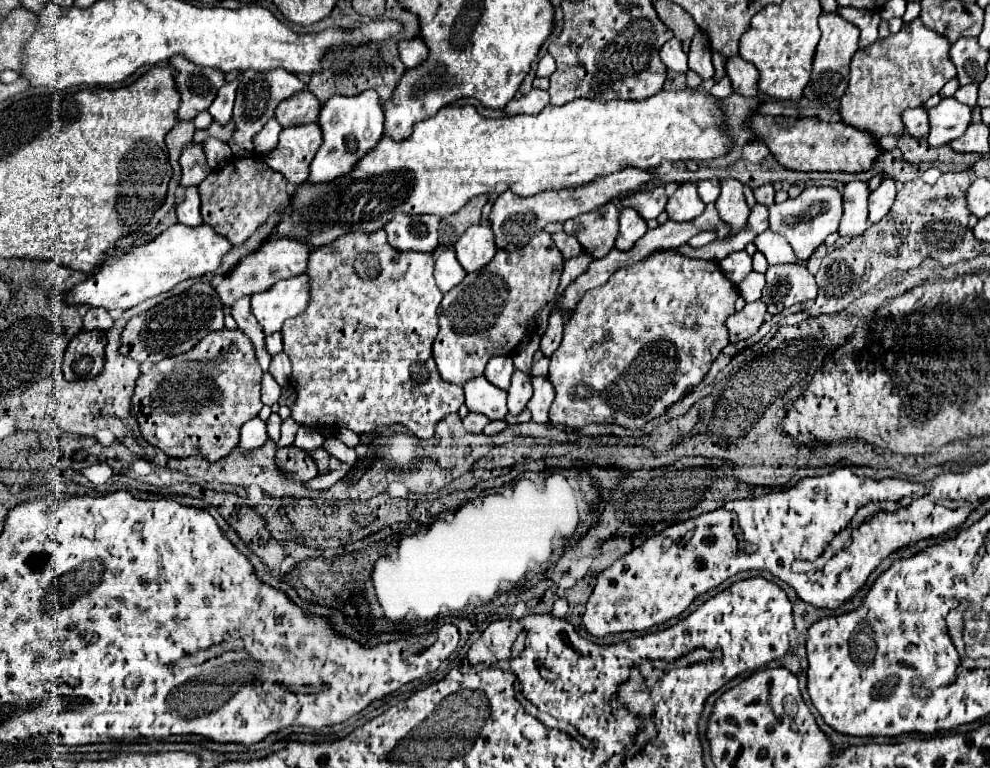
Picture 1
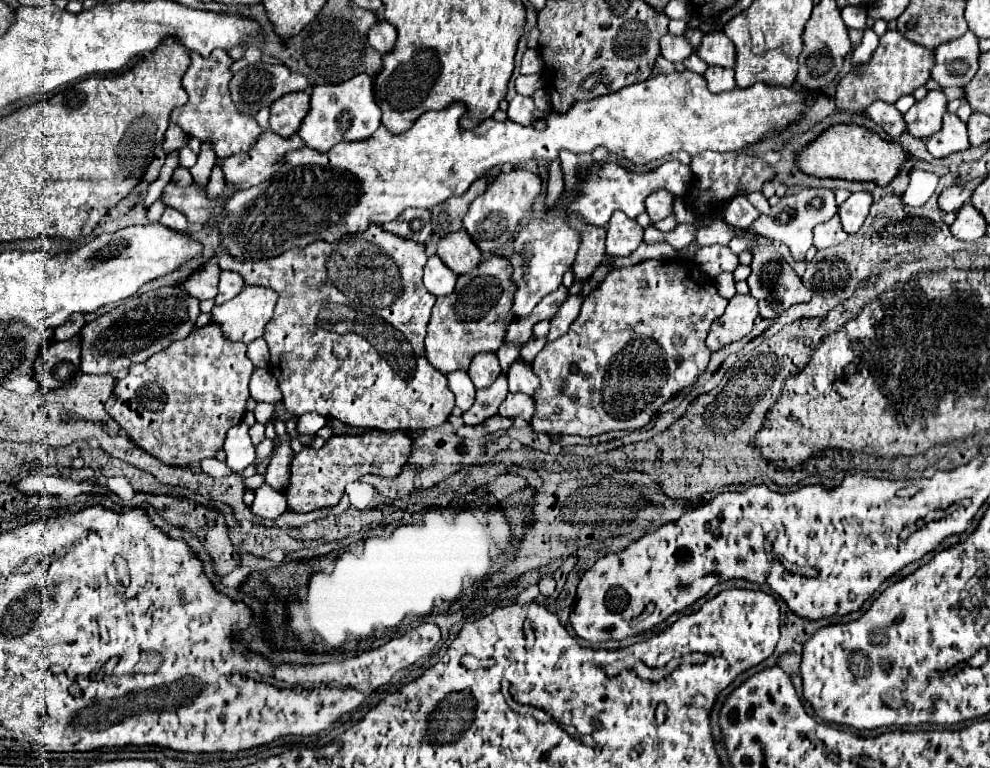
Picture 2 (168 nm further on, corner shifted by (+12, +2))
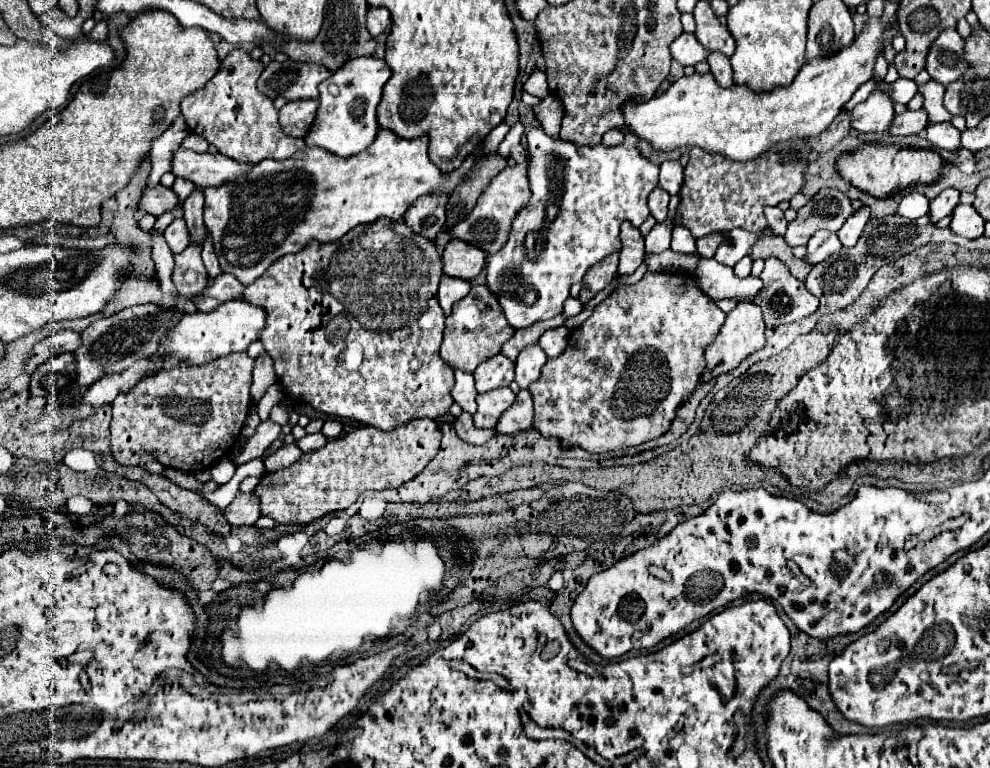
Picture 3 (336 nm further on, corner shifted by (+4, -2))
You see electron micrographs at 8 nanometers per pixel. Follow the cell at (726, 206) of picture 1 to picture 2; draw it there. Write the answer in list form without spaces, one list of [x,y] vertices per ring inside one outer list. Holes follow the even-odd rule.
[[[755,237],[755,239],[731,239],[728,247],[740,254],[741,251],[749,251],[753,255],[753,265],[751,265],[751,275],[747,277],[751,295],[759,301],[759,315],[763,319],[775,319],[783,311],[787,311],[791,305],[797,303],[807,303],[811,299],[811,291],[801,283],[801,277],[787,265],[787,261],[775,251],[773,243],[767,237]]]

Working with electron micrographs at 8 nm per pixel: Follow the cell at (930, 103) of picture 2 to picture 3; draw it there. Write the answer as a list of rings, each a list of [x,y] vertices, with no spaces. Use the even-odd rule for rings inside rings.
[[[925,109],[919,111],[905,111],[901,115],[895,115],[889,133],[891,135],[917,135],[929,125],[929,117]]]

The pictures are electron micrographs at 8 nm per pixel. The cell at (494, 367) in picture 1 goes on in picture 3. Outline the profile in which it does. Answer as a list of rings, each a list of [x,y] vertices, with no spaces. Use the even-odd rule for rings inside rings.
[[[501,353],[483,361],[473,373],[477,391],[485,393],[485,391],[493,391],[499,387],[509,387],[509,383],[513,381],[513,369],[515,365]]]

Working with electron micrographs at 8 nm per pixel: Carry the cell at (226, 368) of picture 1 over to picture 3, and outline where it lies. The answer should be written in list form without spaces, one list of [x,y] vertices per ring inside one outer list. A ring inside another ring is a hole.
[[[245,351],[221,355],[217,361],[209,361],[205,365],[177,365],[177,369],[167,369],[153,377],[145,377],[145,381],[139,381],[129,393],[119,393],[113,401],[111,421],[113,457],[123,465],[137,465],[139,455],[149,451],[153,457],[157,457],[157,461],[185,473],[209,469],[215,461],[231,451],[245,425],[251,409],[249,387],[253,365],[255,359],[251,359]]]

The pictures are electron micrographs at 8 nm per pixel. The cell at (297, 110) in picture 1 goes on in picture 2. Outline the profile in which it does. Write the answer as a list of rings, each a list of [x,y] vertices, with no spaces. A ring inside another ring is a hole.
[[[289,93],[277,99],[271,105],[271,131],[281,137],[291,137],[297,133],[303,117],[309,111],[309,95],[307,93]]]

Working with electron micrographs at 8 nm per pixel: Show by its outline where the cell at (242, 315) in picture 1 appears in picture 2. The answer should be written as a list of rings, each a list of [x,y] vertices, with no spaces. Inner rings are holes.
[[[223,271],[219,275],[219,293],[215,297],[215,303],[221,305],[221,303],[225,303],[225,299],[233,299],[235,295],[241,293],[243,287],[245,287],[245,283],[243,283],[239,273],[235,273],[235,271]]]

